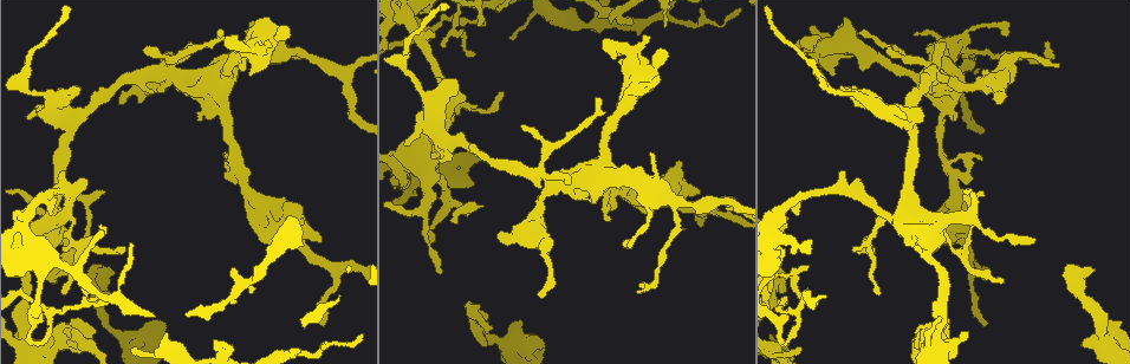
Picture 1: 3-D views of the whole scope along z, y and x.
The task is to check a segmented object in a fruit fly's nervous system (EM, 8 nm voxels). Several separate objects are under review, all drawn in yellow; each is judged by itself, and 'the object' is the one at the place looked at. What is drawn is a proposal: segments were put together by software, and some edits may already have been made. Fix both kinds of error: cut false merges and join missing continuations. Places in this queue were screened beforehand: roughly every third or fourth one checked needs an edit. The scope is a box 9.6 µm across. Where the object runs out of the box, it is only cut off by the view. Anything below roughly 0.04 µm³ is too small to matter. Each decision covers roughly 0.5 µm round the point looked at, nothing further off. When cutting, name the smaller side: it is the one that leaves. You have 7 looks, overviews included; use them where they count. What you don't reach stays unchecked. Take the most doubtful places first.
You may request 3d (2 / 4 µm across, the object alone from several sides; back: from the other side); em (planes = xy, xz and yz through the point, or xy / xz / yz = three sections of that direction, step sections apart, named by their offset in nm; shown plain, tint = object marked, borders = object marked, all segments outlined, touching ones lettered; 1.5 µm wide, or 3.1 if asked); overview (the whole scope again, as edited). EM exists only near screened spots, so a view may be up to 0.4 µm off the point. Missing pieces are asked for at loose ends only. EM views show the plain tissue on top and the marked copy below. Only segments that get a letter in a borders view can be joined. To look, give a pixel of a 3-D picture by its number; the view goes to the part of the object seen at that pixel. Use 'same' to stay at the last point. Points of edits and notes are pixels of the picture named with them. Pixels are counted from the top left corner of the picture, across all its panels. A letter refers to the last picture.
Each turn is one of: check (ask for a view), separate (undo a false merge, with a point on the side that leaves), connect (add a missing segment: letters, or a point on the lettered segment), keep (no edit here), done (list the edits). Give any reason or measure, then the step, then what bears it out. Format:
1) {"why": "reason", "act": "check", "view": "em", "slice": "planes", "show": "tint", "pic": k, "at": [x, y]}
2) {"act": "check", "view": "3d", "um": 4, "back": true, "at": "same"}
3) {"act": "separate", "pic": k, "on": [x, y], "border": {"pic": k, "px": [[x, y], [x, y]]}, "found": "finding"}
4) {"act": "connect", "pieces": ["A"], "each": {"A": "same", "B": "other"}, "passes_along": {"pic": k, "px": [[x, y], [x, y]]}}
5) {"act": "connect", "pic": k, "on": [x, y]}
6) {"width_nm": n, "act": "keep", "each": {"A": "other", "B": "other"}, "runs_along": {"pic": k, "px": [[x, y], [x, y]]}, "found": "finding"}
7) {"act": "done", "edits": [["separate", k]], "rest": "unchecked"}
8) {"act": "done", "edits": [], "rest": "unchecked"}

{"why": "thin end", "act": "check", "view": "em", "slice": "planes", "show": "borders", "pic": 1, "at": [442, 272]}

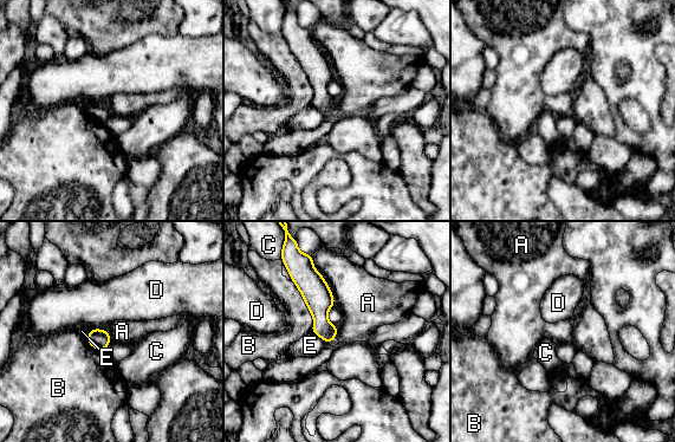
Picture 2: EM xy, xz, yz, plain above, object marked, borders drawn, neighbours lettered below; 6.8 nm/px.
{"act": "keep", "each": {"A": "other", "B": "other", "C": "other", "D": "other", "E": "other"}, "border": {"pic": 2, "px": [[311, 257], [336, 303]]}, "found": "no lettered segment goes on from it"}

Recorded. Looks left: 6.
{"why": "tapers out", "act": "check", "view": "em", "slice": "yz", "step": 8, "show": "tint", "pic": 1, "at": [62, 293]}

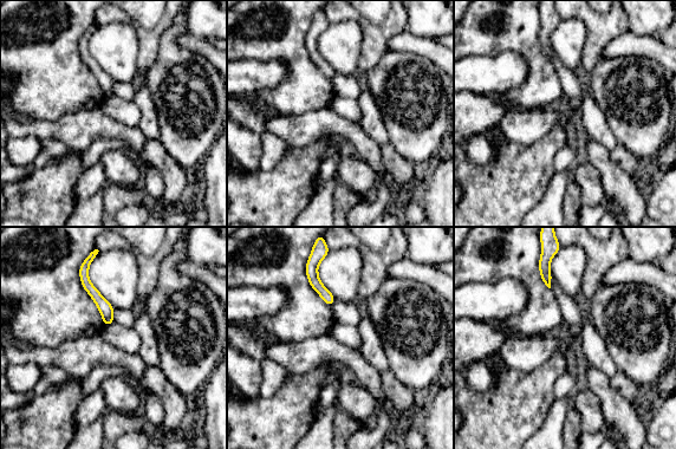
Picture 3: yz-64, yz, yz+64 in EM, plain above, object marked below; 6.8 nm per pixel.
{"act": "check", "view": "em", "slice": "xz", "step": 8, "show": "borders", "at": "same"}

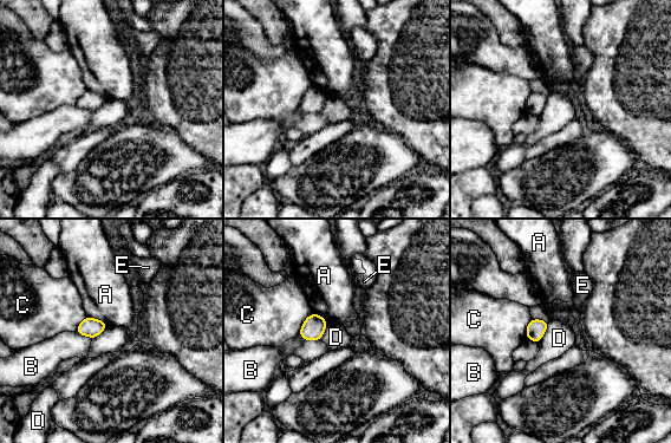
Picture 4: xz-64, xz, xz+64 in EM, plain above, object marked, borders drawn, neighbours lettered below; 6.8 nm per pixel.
{"act": "keep", "each": {"A": "other", "B": "other", "C": "other", "D": "other", "E": "other"}, "border": {"pic": 4, "px": [[312, 312], [305, 319], [298, 334]]}, "found": "none of them fits"}

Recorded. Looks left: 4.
{"why": "abrupt turn", "act": "check", "view": "em", "slice": "planes", "show": "borders", "pic": 1, "at": [781, 342]}

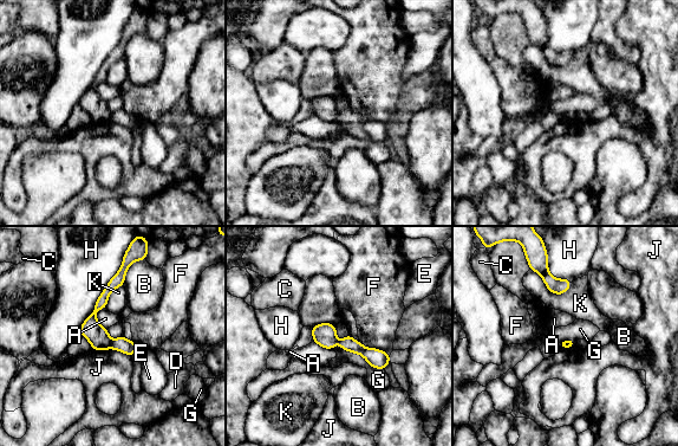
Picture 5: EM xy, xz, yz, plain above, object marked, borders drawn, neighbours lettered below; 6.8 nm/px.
{"act": "separate", "pic": 5, "on": [122, 344], "each": {"A": "other", "B": "other", "C": "other", "D": "other", "E": "other", "F": "other", "G": "other", "H": "other", "J": "other", "K": "other"}, "border": {"pic": 5, "px": [[112, 340], [110, 347]]}, "found": "a second neuron is stuck on"}

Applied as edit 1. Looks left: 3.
{"act": "done", "edits": [["separate", 5]], "rest": "unchecked"}

